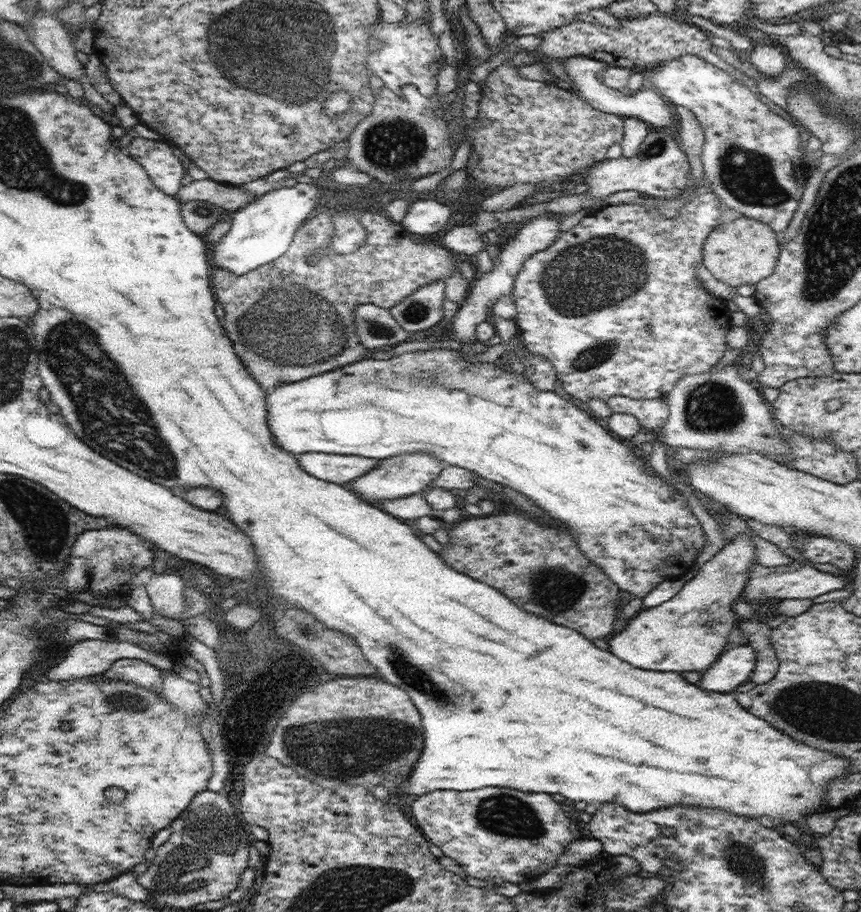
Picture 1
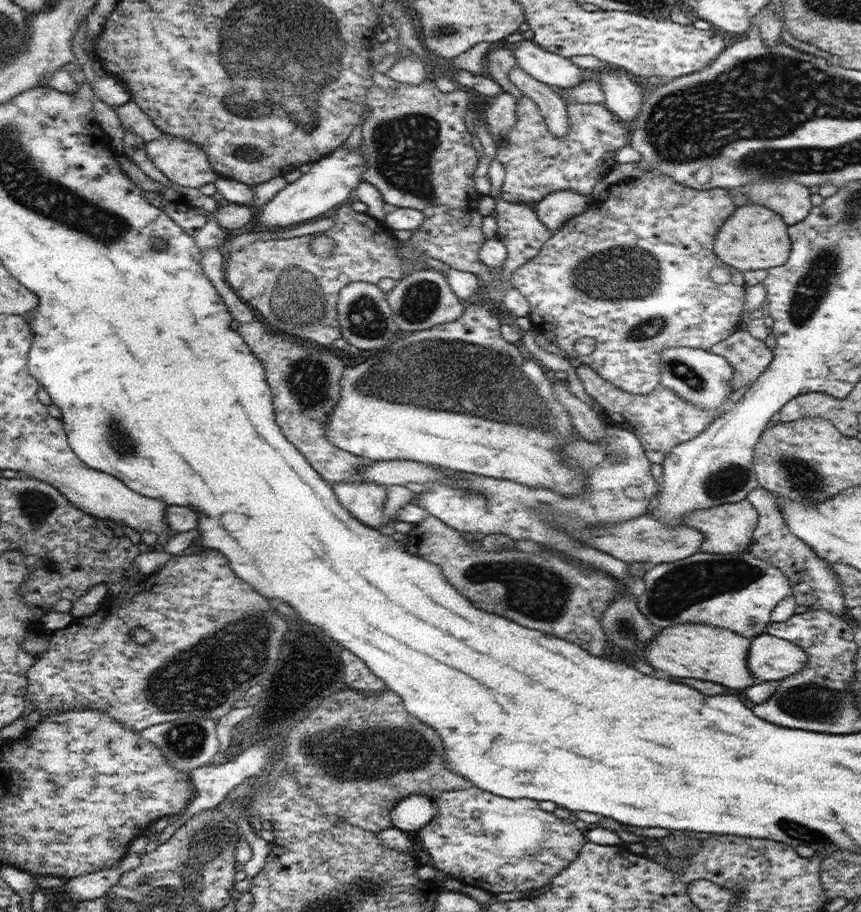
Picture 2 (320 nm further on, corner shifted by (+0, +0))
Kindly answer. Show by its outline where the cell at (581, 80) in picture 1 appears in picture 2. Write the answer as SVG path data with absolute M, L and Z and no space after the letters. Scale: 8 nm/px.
M533 41L519 42L513 54L522 70L552 88L566 90L583 81L583 70L569 58L547 52Z

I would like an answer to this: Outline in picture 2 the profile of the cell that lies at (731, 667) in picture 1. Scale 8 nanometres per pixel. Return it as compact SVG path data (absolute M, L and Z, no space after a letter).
M762 632L751 639L747 661L749 671L757 682L782 681L805 667L807 654L789 640Z

